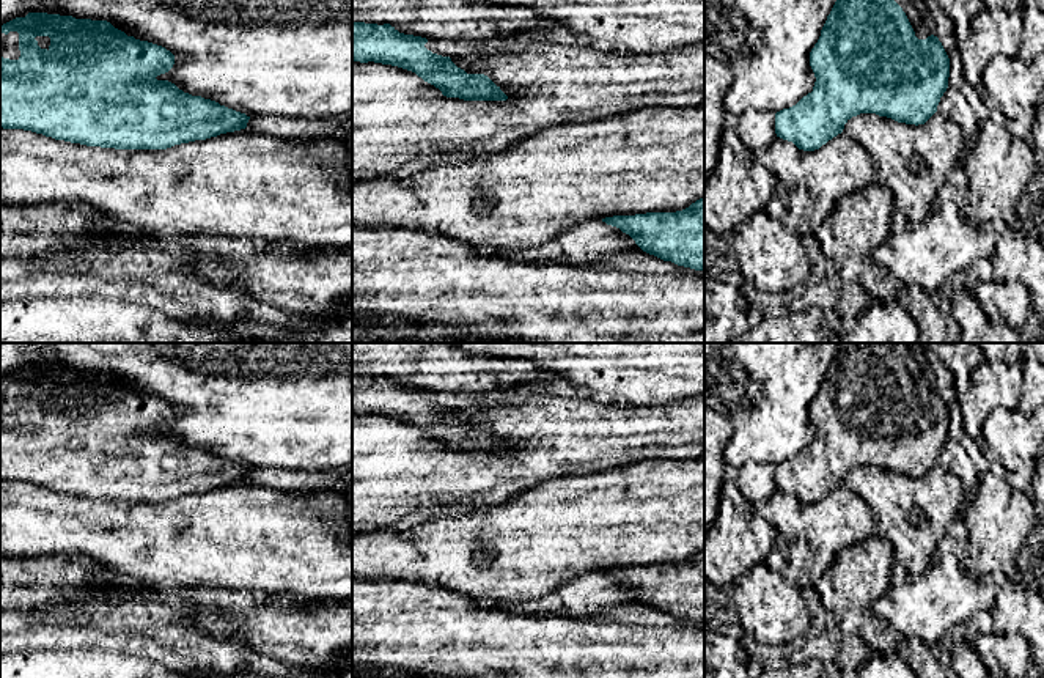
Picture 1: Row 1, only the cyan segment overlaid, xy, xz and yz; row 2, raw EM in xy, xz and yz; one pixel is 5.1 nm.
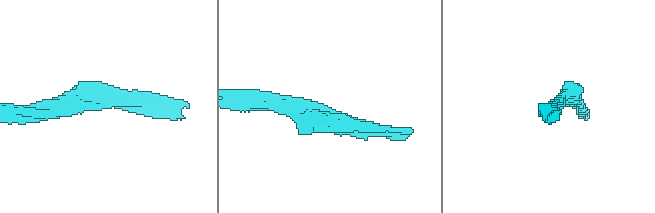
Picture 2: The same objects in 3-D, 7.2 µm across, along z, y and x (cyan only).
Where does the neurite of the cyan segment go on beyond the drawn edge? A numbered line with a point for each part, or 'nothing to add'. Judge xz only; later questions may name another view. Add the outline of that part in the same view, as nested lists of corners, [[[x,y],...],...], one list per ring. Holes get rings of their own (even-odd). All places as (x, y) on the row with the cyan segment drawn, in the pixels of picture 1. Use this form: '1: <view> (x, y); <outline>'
nothing to add

